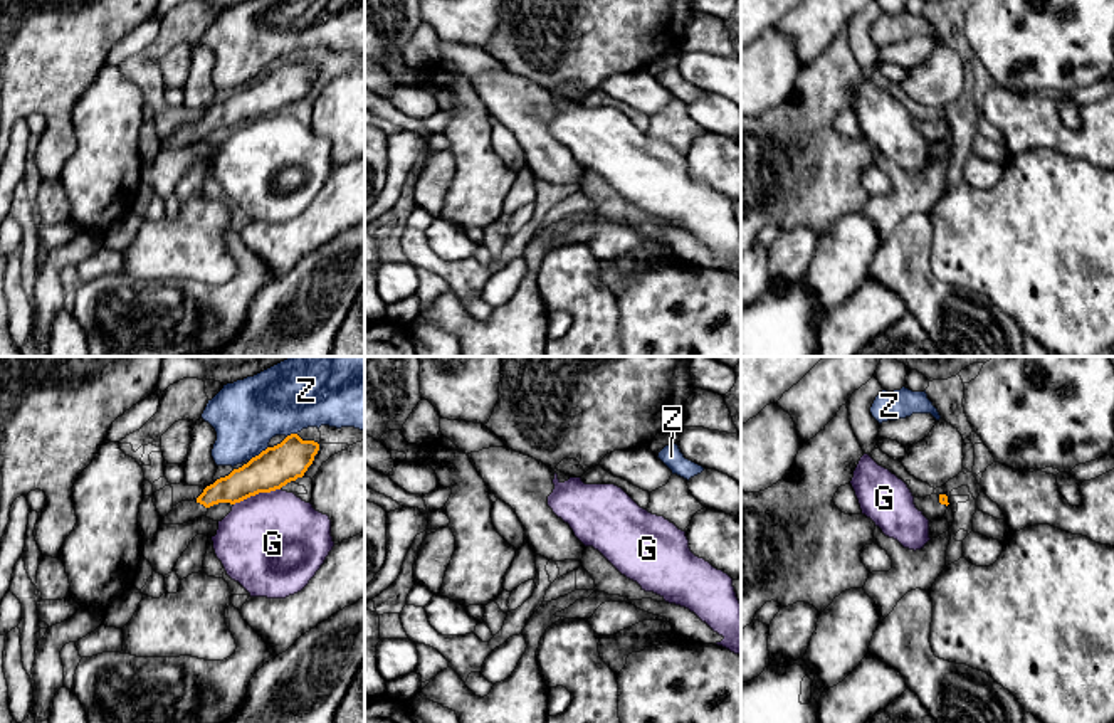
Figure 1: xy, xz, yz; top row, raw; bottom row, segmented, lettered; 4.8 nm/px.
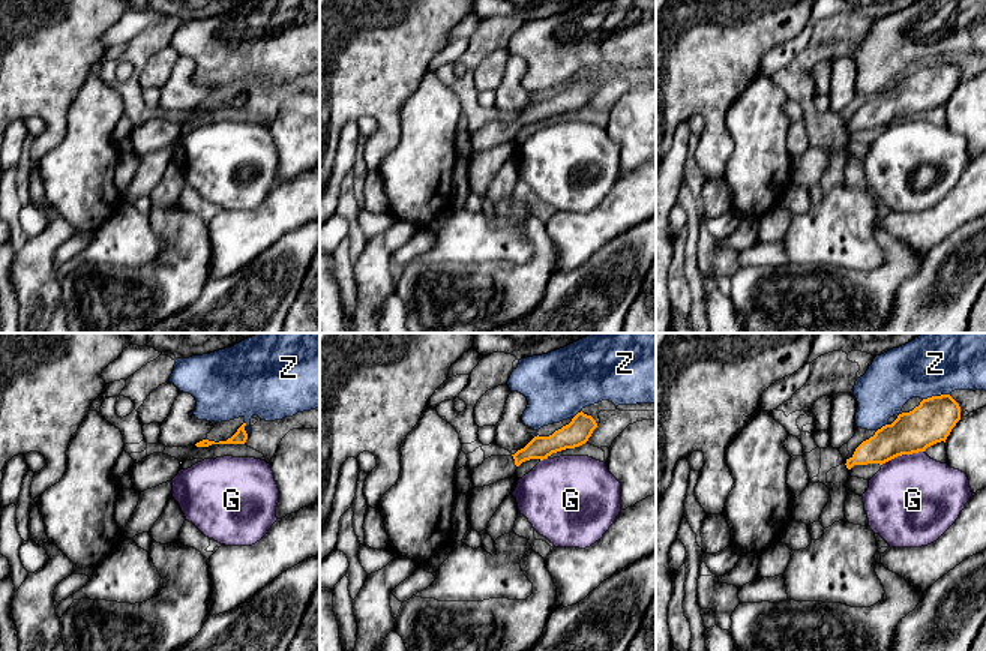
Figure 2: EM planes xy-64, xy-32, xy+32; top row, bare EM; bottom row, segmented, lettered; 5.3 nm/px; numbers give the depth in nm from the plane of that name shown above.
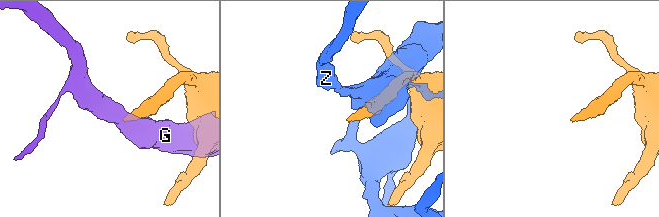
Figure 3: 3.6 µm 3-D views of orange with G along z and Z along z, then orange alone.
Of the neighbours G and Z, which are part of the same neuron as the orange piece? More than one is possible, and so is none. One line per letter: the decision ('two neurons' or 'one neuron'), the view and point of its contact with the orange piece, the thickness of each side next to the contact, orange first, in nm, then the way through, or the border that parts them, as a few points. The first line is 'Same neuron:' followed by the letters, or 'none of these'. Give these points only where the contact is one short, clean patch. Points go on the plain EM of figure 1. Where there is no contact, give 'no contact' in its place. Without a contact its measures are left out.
Same neuron: none of these
G: two neurons; contact xy (256, 116); calibres 190 and 480 nm; border xy (279, 111), (269, 116), (251, 118), (234, 128)
Z: two neurons; contact xy (259, 78); calibres 190 and 320 nm

